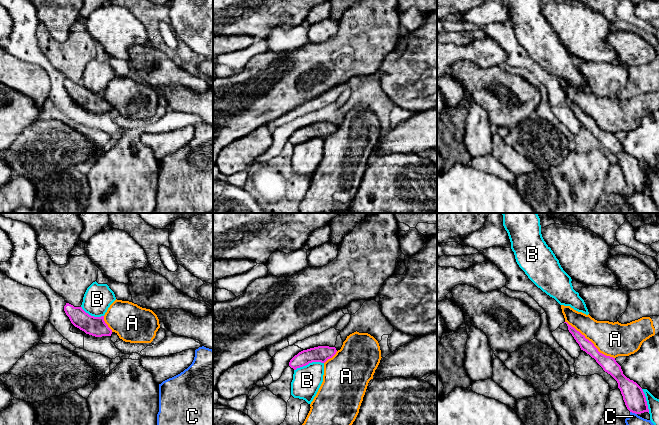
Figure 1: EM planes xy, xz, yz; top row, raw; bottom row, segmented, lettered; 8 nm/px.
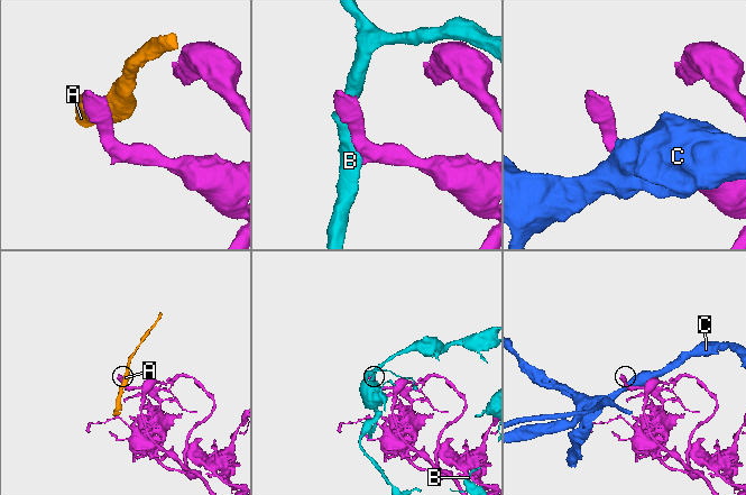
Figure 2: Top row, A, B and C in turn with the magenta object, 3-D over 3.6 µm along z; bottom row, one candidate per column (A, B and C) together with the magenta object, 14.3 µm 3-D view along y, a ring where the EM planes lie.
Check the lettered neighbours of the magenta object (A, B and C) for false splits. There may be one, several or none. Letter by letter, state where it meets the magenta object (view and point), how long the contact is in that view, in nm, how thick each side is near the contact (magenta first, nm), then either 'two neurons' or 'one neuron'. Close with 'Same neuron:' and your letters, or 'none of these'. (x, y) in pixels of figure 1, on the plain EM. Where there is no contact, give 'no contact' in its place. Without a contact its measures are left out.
A: yz (590, 117) | 500 nm | 120/280 nm | two neurons
B: xz (308, 139) | 240 nm | 130/220 nm | two neurons
C: yz (633, 188) | 60 nm | 170/190 nm | two neurons
Same neuron: none of these

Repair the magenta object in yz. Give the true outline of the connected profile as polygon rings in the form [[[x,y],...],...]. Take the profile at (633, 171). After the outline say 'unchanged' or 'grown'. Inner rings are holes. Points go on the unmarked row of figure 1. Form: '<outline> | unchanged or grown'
[[[567,98],[564,99],[567,100],[569,108],[579,120],[581,126],[594,134],[603,146],[617,157],[627,185],[635,190],[649,189],[646,173],[642,164],[623,150],[621,142],[616,138],[615,134],[600,129],[594,120],[586,115],[584,111]]] | unchanged

